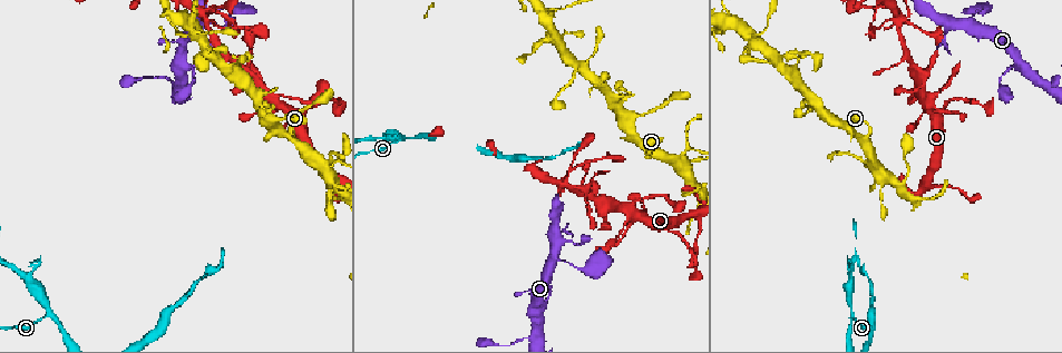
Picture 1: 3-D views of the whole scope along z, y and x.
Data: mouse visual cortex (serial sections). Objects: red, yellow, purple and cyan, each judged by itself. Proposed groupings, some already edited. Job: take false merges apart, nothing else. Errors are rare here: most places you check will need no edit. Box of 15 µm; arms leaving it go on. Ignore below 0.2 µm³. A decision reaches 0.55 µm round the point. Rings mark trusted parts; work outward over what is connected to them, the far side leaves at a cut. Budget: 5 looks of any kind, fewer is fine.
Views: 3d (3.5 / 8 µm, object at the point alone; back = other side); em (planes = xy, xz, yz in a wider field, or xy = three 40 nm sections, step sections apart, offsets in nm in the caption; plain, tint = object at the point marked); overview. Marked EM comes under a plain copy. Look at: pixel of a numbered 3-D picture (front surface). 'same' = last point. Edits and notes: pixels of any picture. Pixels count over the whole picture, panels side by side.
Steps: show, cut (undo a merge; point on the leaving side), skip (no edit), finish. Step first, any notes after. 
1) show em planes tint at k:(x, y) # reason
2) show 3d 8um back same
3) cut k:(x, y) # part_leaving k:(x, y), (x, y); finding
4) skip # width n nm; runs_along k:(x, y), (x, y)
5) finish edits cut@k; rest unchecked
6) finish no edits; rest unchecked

show 3d 3.5um at 1:(653, 155) # abrupt turn

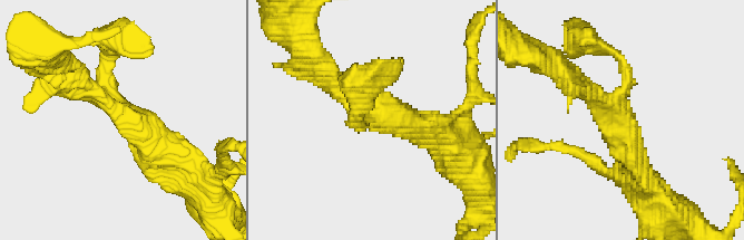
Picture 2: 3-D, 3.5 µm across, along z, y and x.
show em xy step 3 tint at 2:(117, 115) # need the tissue

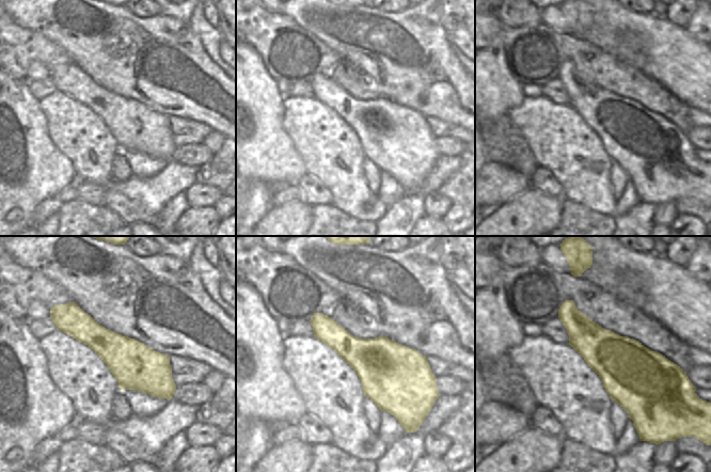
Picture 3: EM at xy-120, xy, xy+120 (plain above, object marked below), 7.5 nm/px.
skip # runs_along 3:(62, 314), (141, 367), (169, 395); one cell here

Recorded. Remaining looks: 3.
show 3d 8um at 1:(972, 23) # calibre changes

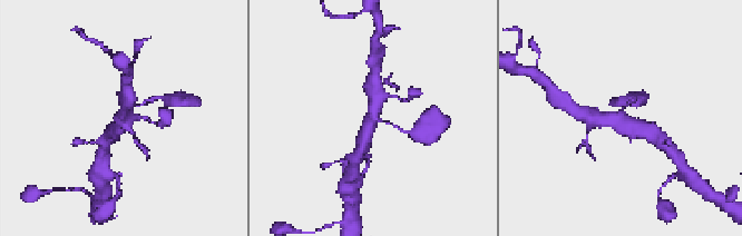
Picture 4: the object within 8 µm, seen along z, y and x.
show em xy step 5 tint at 4:(375, 117) # arms 3; arm_widths 100, 450, 500 nm; need the tissue

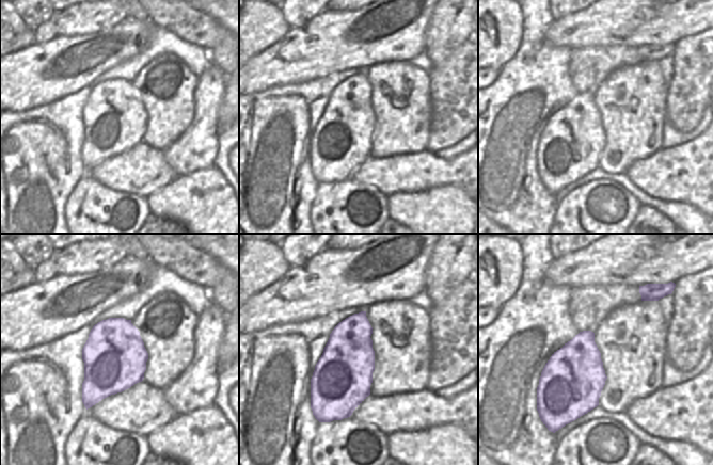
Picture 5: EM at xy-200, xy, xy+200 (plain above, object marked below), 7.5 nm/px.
skip # runs_along 4:(646, 131), (621, 119), (589, 117); all the same cell

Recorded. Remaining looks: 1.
finish no edits; rest unchecked

